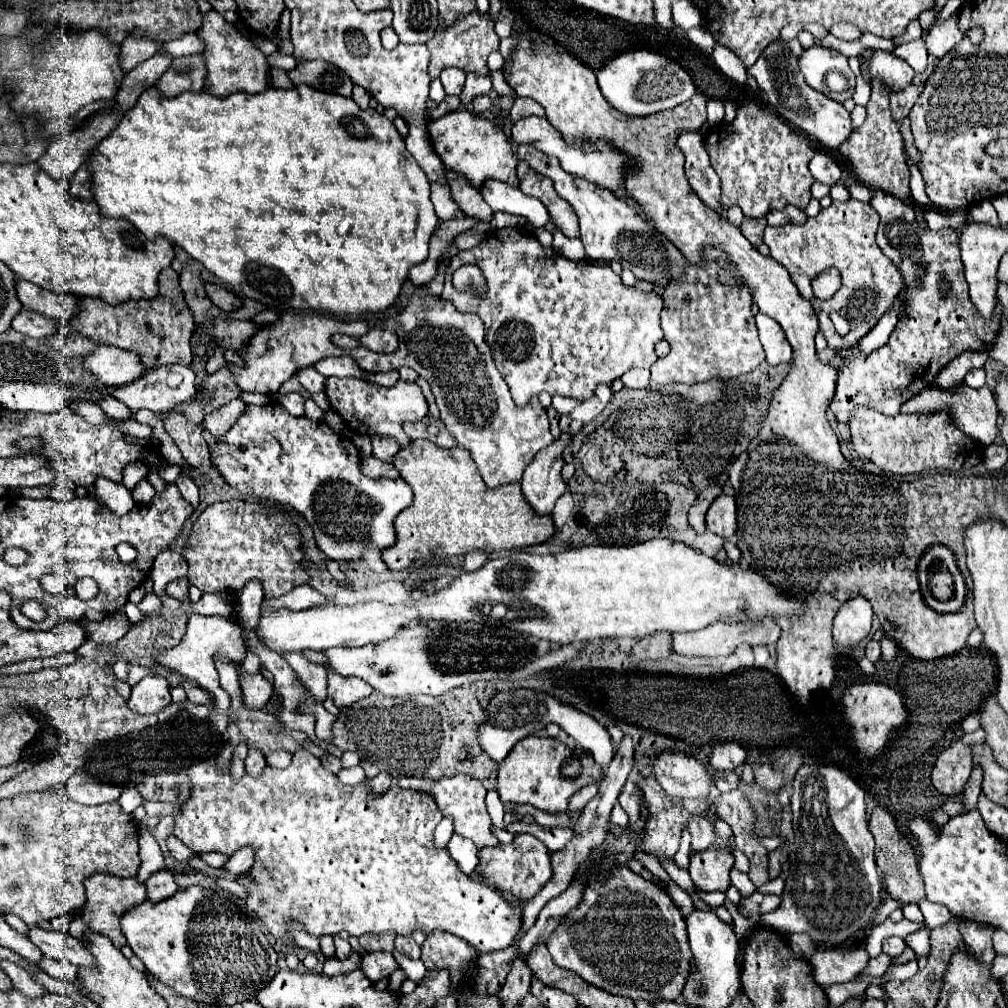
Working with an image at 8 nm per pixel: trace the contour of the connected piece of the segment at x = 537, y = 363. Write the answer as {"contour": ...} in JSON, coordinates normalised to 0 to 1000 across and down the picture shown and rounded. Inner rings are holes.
{"contour":[[[491,227],[475,243],[455,249],[443,263],[438,297],[449,301],[453,309],[469,309],[479,316],[481,338],[513,404],[521,404],[537,388],[580,398],[590,392],[592,382],[604,382],[628,364],[644,366],[652,358],[650,340],[658,336],[654,322],[658,299],[652,291],[636,291],[618,283],[616,275],[602,263],[594,265],[582,259],[566,259],[549,245],[539,245],[523,227]],[[463,261],[477,265],[483,279],[481,293],[453,289],[447,283],[447,269]]]}

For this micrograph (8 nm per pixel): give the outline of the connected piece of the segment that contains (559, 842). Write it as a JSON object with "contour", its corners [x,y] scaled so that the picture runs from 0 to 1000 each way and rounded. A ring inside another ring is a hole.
{"contour":[[[507,816],[503,818],[503,822],[507,826],[527,826],[531,828],[533,832],[537,832],[547,844],[557,844],[568,830],[570,830],[570,824],[566,820],[547,820],[547,822],[541,822],[537,818],[519,818],[519,816]]]}

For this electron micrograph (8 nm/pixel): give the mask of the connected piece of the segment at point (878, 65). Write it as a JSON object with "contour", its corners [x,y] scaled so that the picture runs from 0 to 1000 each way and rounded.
{"contour":[[[866,49],[864,59],[862,61],[854,59],[854,63],[860,64],[862,80],[874,80],[882,88],[882,92],[898,88],[900,84],[906,82],[908,76],[908,70],[902,66],[900,61],[874,49]]]}

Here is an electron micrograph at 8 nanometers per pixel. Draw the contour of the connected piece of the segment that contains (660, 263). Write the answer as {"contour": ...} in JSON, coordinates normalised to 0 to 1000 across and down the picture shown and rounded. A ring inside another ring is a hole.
{"contour":[[[515,144],[513,154],[515,158],[525,160],[525,164],[533,172],[545,176],[551,182],[551,189],[568,203],[576,221],[576,239],[580,243],[582,255],[602,257],[602,259],[610,257],[618,263],[618,267],[628,269],[632,277],[646,279],[648,283],[654,285],[660,285],[664,279],[680,273],[682,259],[676,253],[676,249],[660,233],[656,233],[640,215],[636,215],[630,209],[630,205],[626,205],[620,197],[612,195],[608,189],[600,186],[592,186],[590,182],[578,176],[559,170],[553,156],[539,154],[527,144]]]}

